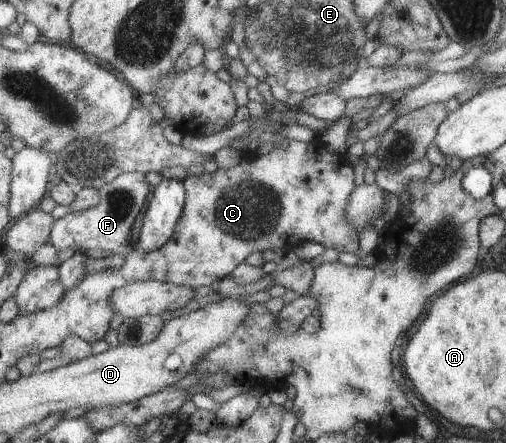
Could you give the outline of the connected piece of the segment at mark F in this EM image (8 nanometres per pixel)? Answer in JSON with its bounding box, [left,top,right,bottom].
[47,171,150,252]

